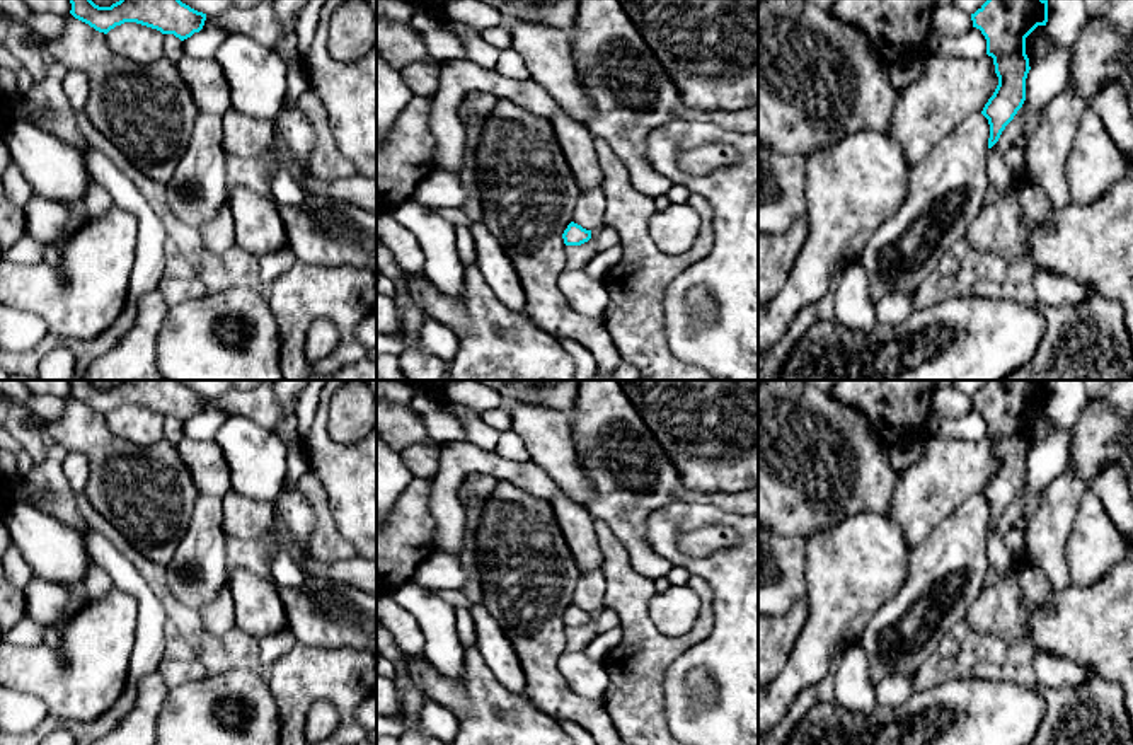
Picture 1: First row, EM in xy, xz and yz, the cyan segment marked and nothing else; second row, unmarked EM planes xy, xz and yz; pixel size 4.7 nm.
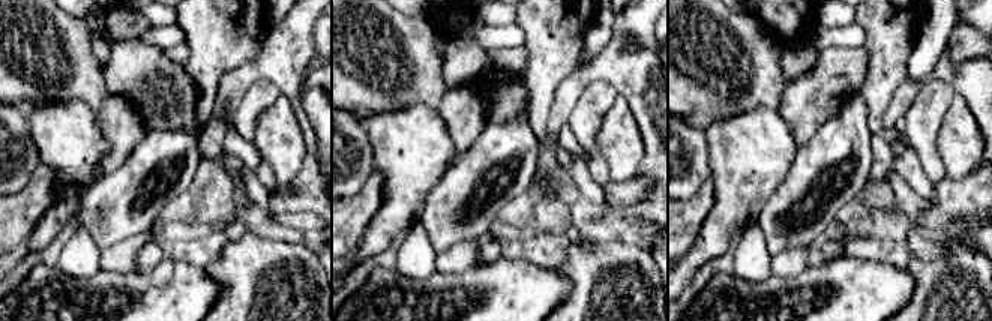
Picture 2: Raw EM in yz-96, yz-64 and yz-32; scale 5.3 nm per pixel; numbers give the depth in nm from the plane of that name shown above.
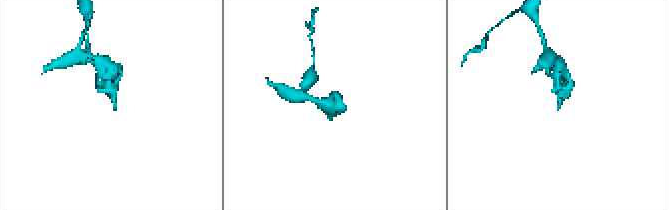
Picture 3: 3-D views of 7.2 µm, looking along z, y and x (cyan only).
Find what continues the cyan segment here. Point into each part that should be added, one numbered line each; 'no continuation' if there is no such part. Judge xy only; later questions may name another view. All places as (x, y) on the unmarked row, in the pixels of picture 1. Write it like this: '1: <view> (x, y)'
no continuation

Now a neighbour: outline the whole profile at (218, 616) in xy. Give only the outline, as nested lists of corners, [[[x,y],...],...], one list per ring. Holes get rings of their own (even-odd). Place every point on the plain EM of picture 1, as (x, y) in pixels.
[[[228,583],[199,609],[199,615],[204,631],[213,636],[221,636],[235,627],[235,604]]]

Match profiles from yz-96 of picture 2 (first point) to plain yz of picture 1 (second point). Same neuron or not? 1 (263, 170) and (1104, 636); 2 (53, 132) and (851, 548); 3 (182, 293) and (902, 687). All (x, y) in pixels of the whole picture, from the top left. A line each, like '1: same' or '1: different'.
1: different
2: same
3: different

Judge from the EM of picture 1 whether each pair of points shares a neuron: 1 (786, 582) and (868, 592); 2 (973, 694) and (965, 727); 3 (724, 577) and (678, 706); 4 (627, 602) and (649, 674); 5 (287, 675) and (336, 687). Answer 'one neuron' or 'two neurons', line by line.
1: two neurons
2: one neuron
3: one neuron
4: one neuron
5: one neuron

